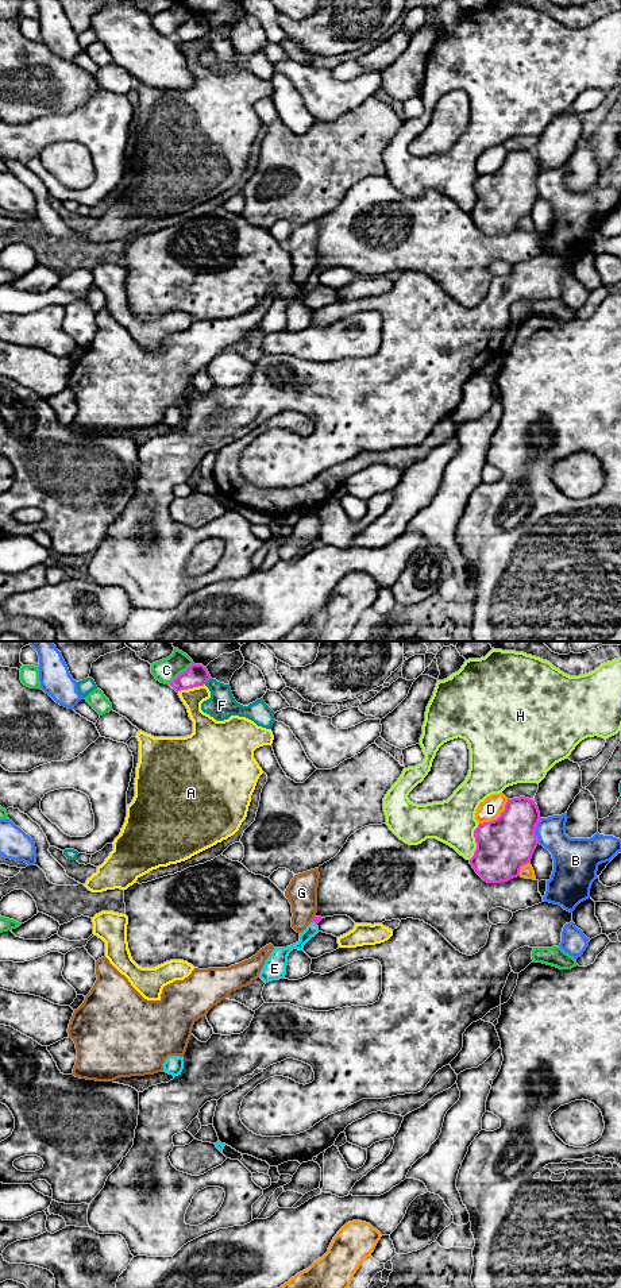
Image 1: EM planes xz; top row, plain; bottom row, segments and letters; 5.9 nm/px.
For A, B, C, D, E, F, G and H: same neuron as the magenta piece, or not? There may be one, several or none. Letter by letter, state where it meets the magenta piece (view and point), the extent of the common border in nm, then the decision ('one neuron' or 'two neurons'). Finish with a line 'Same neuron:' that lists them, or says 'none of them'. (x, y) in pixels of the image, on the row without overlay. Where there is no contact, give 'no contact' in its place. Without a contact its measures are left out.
A: xz (191, 39) | 180 nm | two neurons
B: xz (535, 182) | 150 nm | two neurons
C: xz (181, 24) | 200 nm | two neurons
D: xz (498, 169) | 220 nm | two neurons
E: xz (315, 274) | 40 nm | one neuron
F: xz (207, 33) | 60 nm | two neurons
G: xz (312, 272) | 40 nm | two neurons
H: xz (475, 193) | 220 nm | two neurons
Same neuron: E

